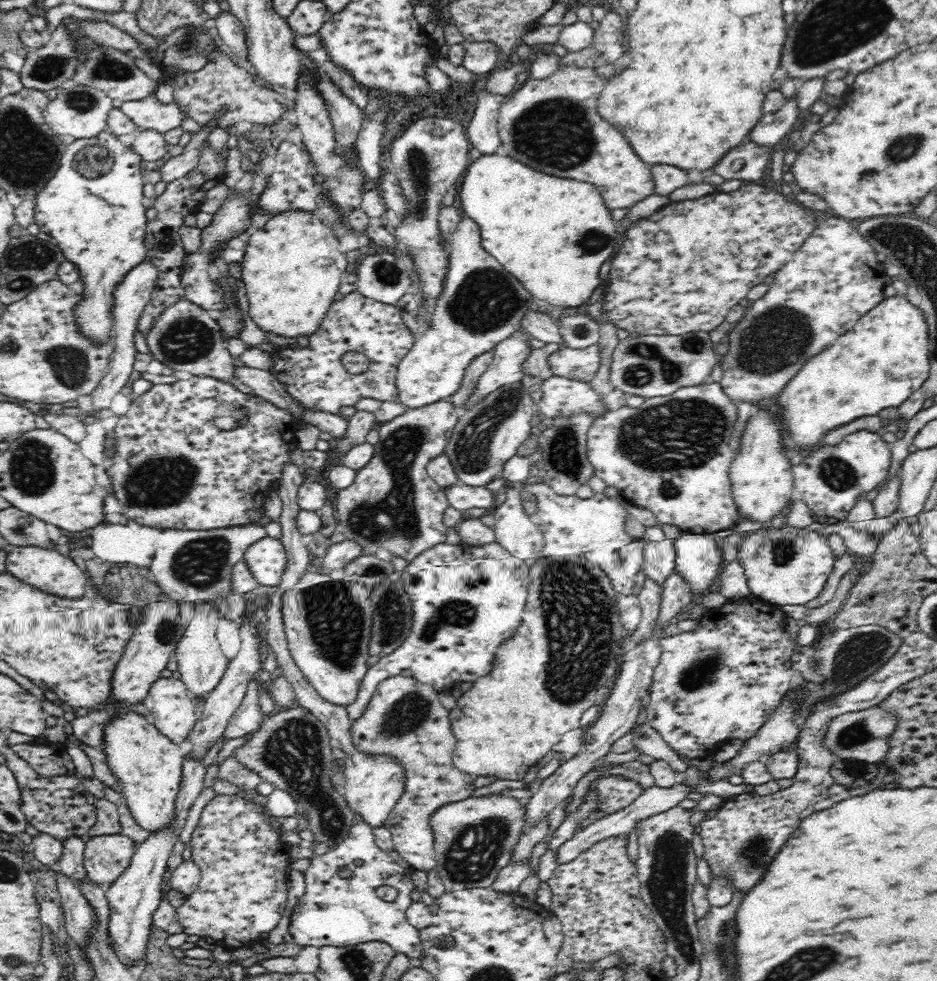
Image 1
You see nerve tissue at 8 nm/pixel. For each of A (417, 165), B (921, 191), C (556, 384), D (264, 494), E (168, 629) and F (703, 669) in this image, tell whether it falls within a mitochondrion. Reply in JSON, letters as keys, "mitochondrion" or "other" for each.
{"A":"mitochondrion","B":"other","C":"other","D":"other","E":"mitochondrion","F":"mitochondrion"}

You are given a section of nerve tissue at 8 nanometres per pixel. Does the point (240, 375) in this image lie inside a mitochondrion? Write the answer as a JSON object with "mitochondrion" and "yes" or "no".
{"mitochondrion":"no"}

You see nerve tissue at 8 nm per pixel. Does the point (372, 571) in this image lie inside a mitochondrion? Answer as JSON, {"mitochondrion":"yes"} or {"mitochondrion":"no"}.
{"mitochondrion":"yes"}

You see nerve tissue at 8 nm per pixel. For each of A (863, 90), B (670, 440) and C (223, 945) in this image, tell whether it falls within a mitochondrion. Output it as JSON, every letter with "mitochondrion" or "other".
{"A":"other","B":"mitochondrion","C":"other"}

